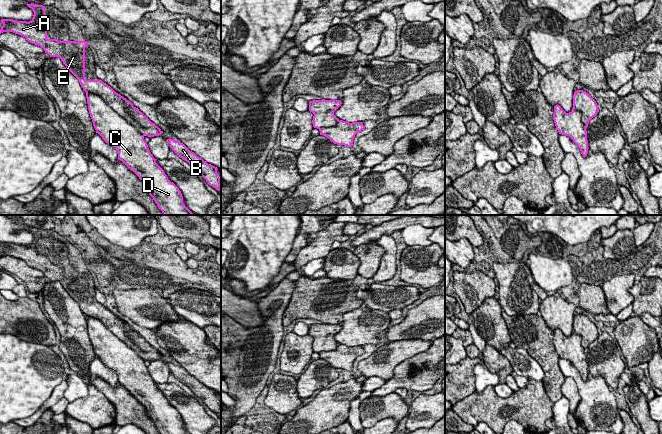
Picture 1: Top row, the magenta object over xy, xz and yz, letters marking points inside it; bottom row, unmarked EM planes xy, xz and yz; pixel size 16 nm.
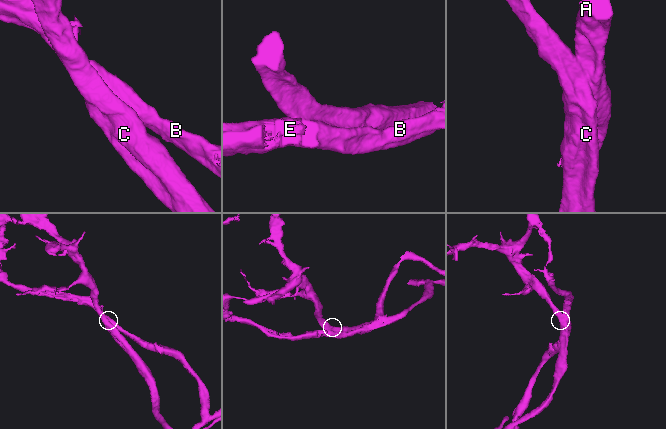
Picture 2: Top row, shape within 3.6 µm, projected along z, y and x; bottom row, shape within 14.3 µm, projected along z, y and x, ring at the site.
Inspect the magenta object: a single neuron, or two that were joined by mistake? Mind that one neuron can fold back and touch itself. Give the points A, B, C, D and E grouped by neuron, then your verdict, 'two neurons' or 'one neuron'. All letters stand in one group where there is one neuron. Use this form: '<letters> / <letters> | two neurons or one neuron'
A B E / C D | two neurons

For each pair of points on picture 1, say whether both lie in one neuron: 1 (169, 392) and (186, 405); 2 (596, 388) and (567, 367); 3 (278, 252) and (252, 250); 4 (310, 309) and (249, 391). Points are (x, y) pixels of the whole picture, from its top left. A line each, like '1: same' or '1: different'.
1: same
2: same
3: same
4: different

